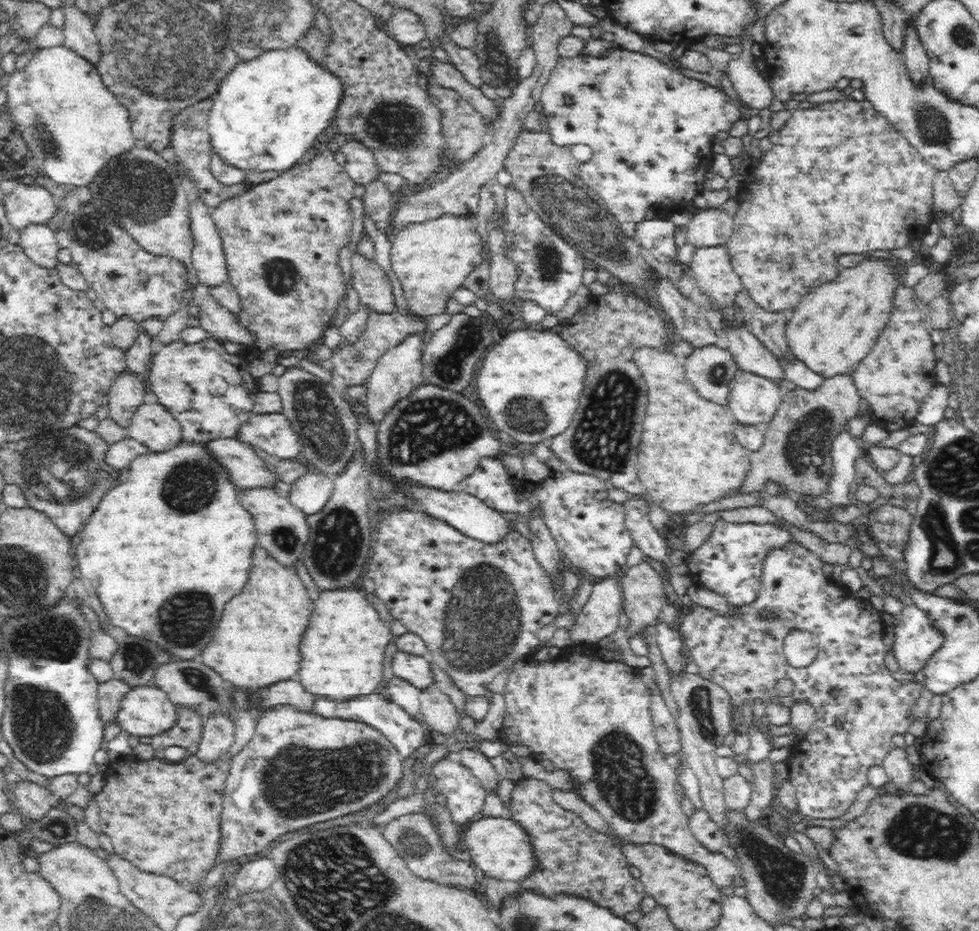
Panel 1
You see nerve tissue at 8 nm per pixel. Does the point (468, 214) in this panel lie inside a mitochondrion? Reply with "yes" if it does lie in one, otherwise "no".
no

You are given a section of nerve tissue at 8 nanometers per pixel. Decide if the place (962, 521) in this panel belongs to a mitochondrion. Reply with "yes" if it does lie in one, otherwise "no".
yes

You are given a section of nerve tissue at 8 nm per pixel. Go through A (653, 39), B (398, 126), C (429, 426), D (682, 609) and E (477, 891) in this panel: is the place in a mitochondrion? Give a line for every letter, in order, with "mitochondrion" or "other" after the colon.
A: other
B: mitochondrion
C: mitochondrion
D: other
E: other

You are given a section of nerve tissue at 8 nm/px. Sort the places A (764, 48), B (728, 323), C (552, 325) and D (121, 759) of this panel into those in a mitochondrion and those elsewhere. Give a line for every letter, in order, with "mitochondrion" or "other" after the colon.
A: other
B: other
C: other
D: other

